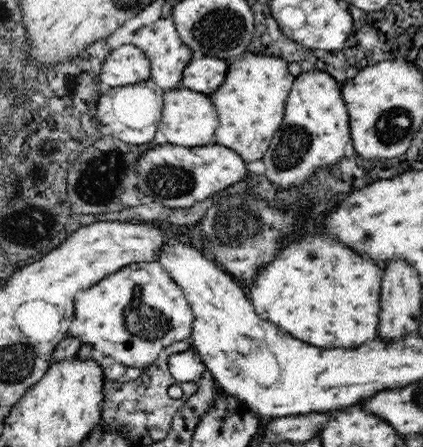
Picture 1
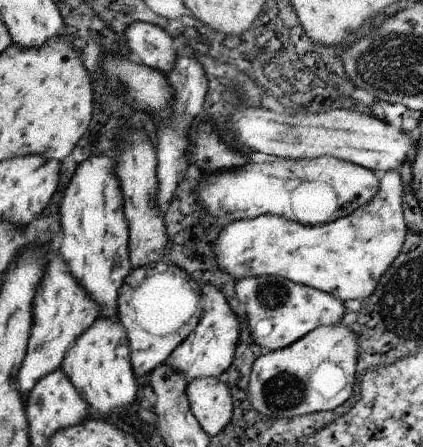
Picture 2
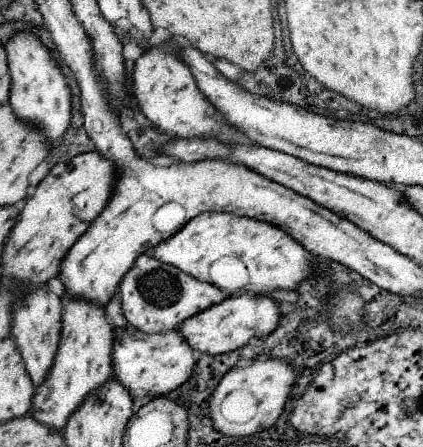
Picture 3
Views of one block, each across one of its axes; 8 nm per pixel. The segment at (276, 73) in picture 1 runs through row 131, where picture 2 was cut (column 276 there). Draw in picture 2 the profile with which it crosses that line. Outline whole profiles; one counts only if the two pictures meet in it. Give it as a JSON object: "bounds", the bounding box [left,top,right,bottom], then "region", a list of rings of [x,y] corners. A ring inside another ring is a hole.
{"bounds":[211,170,407,302],"region":[[[397,170],[385,172],[377,198],[347,218],[323,226],[301,226],[277,216],[239,220],[221,228],[211,242],[211,252],[221,272],[235,280],[277,276],[331,294],[341,302],[349,298],[361,300],[373,292],[379,276],[401,248],[407,226],[401,208],[403,194],[401,174]]]}

